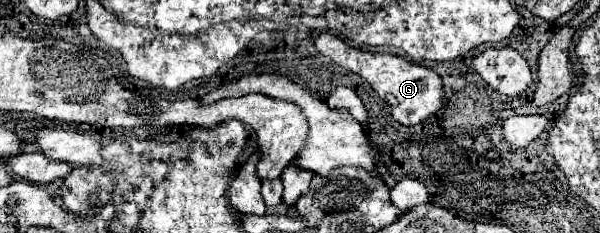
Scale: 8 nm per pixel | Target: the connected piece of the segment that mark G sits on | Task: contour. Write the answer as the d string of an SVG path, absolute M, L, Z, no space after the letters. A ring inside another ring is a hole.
M321 33L315 41L315 47L321 55L333 59L343 69L353 71L363 79L367 79L367 83L379 93L379 97L389 101L393 117L403 125L415 125L417 119L427 119L429 113L439 111L443 105L443 81L433 69L411 63L391 53L367 53L367 51L349 47L345 41L329 33Z

